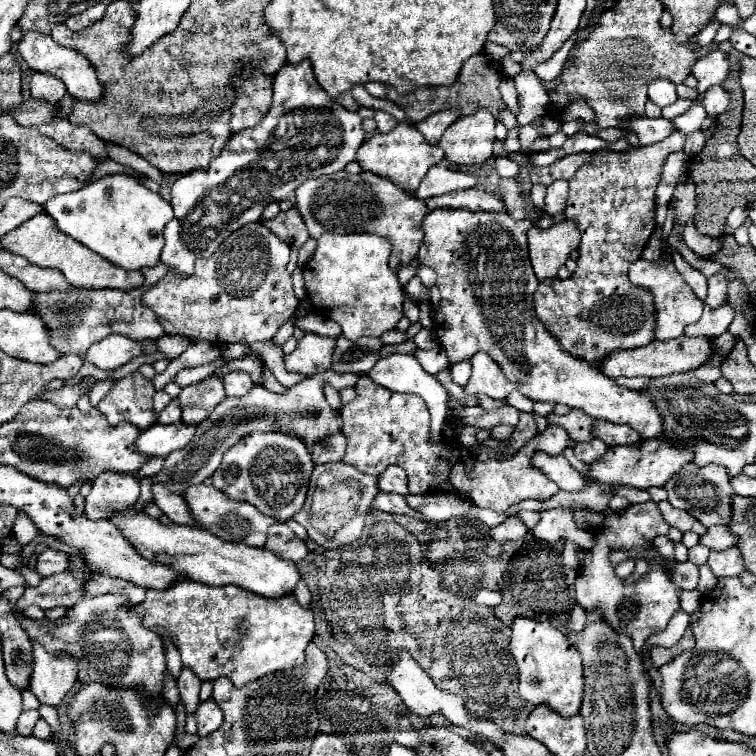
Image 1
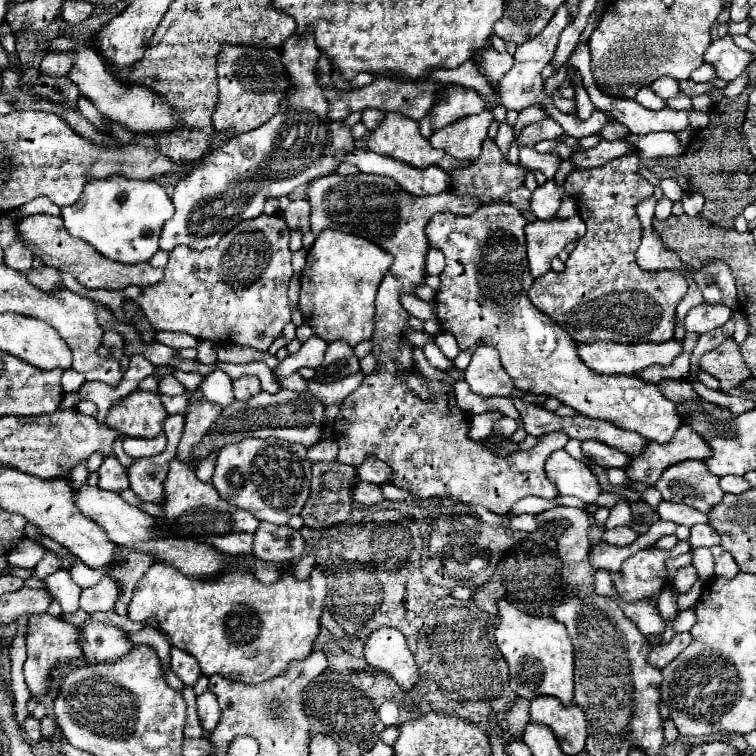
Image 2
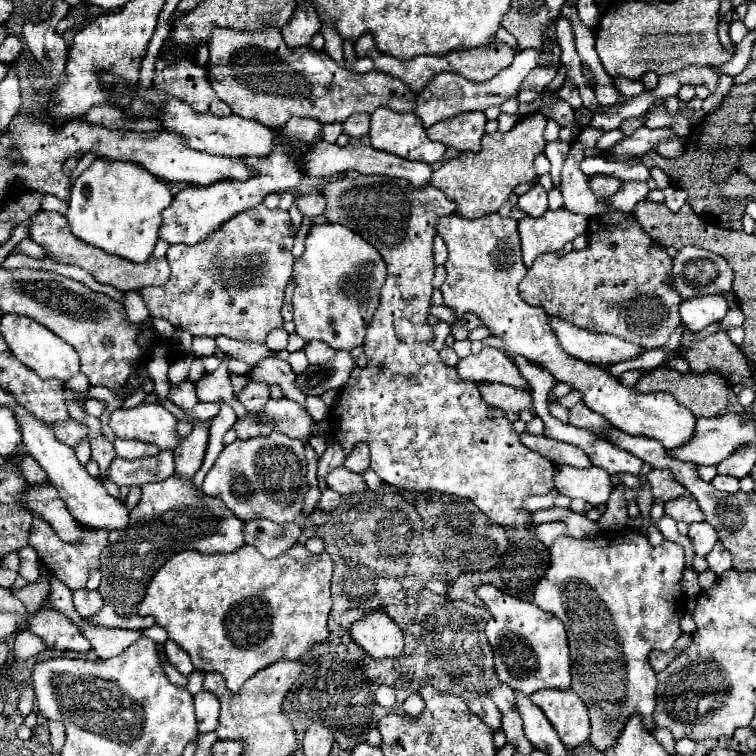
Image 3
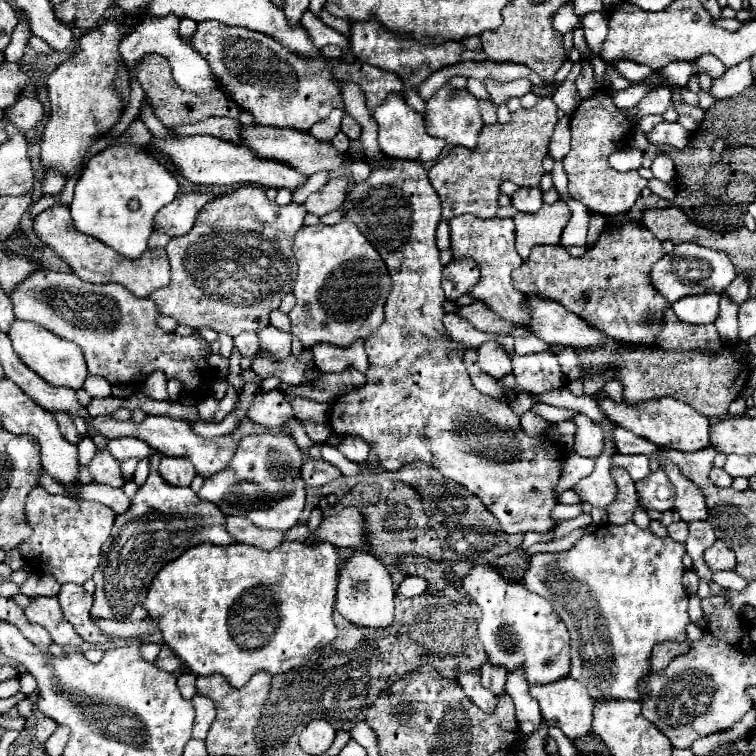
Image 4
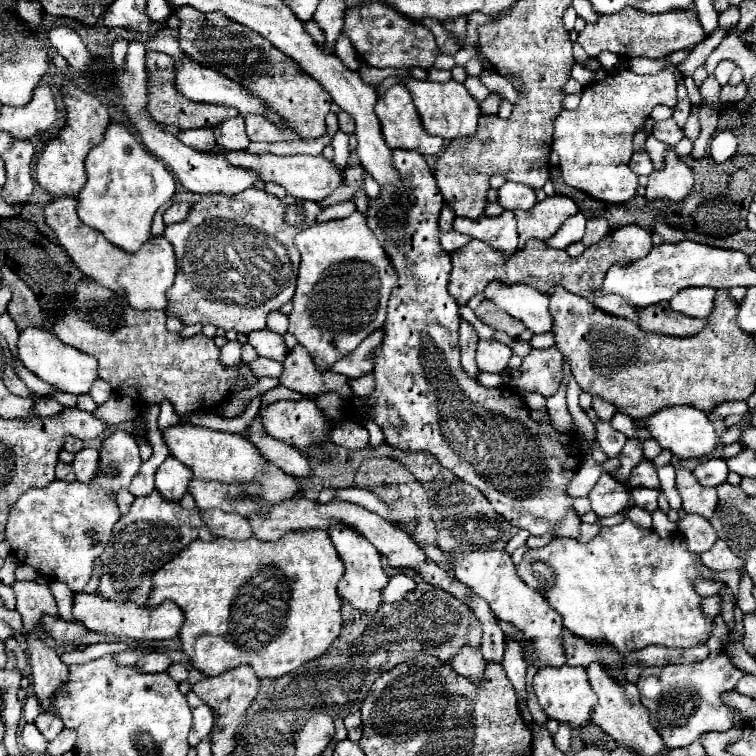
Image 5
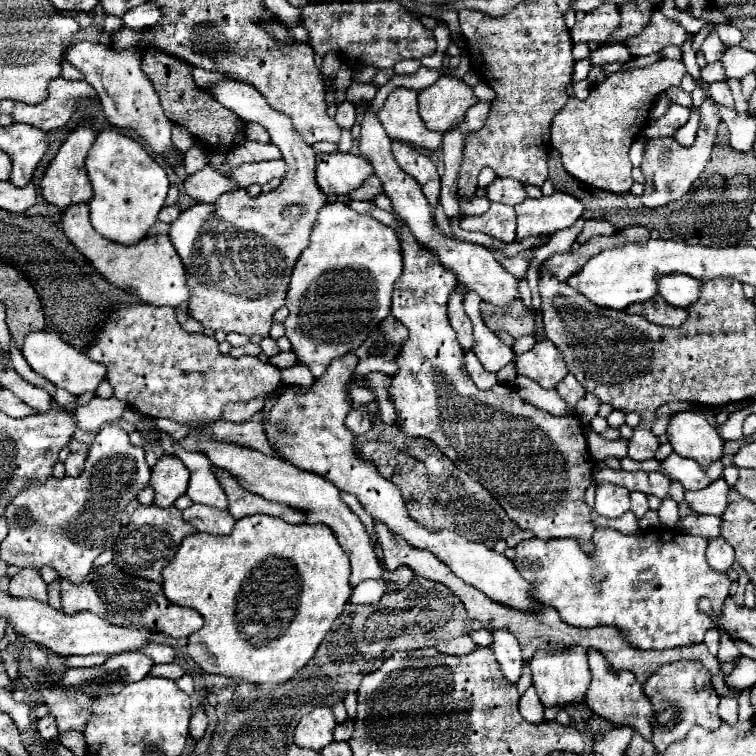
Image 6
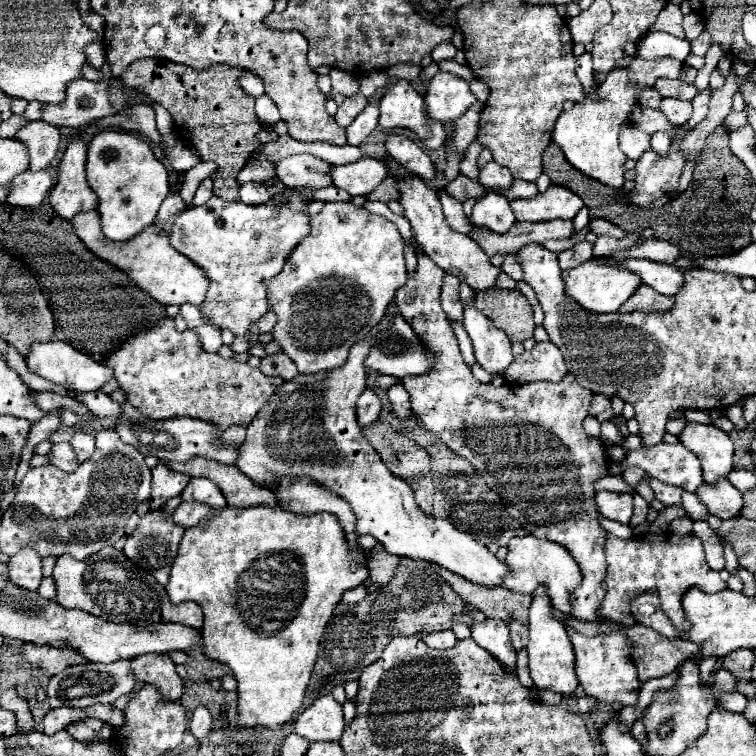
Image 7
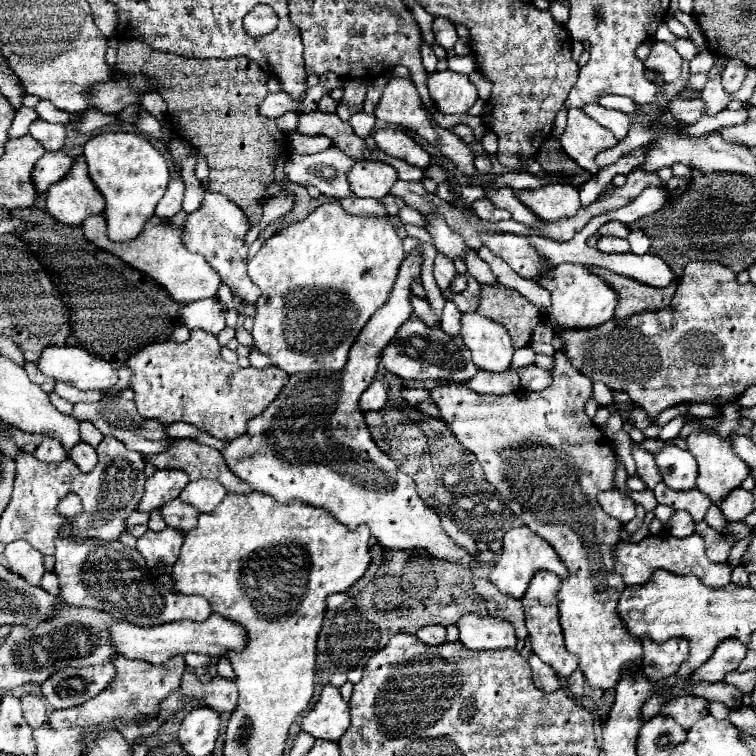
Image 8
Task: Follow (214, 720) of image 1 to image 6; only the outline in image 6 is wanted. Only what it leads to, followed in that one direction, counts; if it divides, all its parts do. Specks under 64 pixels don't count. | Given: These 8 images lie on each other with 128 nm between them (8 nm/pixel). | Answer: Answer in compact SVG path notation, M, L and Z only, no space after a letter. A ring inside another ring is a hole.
M196 710L192 714L192 718L190 718L190 734L196 740L200 740L204 736L204 732L206 732L206 726L208 726L208 718L206 718L204 710Z

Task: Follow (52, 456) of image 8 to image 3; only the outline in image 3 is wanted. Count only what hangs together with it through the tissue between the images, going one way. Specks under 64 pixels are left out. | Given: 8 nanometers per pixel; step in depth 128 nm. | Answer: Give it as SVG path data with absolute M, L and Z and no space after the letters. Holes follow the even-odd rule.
M168 450L140 460L114 458L108 468L108 478L118 486L142 486L146 482L162 482L170 474L174 474L174 460L172 452Z

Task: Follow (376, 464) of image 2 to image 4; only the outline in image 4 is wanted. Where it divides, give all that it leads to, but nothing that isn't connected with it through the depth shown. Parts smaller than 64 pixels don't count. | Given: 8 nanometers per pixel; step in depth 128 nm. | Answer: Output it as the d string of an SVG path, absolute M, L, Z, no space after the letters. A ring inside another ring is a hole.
M348 434L348 436L340 436L340 442L338 442L336 450L340 450L352 462L364 462L368 458L370 446L360 436Z

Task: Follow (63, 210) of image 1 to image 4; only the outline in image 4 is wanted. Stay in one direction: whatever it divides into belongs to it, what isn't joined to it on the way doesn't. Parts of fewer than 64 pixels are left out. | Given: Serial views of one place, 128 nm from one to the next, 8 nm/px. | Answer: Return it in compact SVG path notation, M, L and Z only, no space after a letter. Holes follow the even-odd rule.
M118 142L108 146L106 150L94 154L84 170L82 176L74 188L74 200L70 204L74 226L88 236L98 238L106 246L114 248L118 254L126 258L138 258L148 248L148 236L154 230L154 214L170 204L178 194L178 180L174 172L170 172L166 166L162 166L144 146L134 142Z

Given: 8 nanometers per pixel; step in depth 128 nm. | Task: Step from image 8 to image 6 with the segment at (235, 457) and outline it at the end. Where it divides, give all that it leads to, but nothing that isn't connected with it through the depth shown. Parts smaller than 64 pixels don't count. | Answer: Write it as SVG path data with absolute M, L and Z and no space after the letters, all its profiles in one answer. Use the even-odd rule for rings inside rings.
M348 352L346 356L334 360L322 378L318 378L308 390L302 386L284 386L280 394L274 398L274 406L270 408L264 420L264 432L272 446L272 450L286 462L294 464L300 470L314 472L326 480L330 480L342 492L350 492L358 498L362 508L378 522L386 524L394 536L400 536L408 544L420 550L428 550L438 556L460 580L482 590L488 598L506 604L516 610L540 608L536 600L528 594L530 584L518 574L512 560L494 550L486 548L482 542L470 542L464 536L452 530L428 530L408 516L406 502L390 480L380 476L374 462L360 458L354 446L354 434L344 426L348 412L352 410L352 400L348 388L356 382L354 370L358 366L358 356Z

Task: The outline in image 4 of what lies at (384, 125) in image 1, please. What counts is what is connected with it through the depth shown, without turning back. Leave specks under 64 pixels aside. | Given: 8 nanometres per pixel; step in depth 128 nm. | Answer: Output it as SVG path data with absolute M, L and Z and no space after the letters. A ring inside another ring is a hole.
M344 114L344 118L342 118L342 128L340 128L350 140L358 140L358 136L360 136L360 126L356 124L356 120L352 120L352 116L348 116L348 114Z

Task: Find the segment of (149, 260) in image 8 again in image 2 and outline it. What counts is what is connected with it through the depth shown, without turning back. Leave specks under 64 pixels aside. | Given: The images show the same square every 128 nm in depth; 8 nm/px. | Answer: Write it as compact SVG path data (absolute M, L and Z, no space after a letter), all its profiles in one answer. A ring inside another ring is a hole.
M50 214L26 216L18 224L18 232L22 234L22 238L28 244L28 248L32 250L32 254L40 256L52 268L70 272L88 290L98 290L98 288L124 290L126 286L132 286L132 284L150 286L150 284L158 284L164 278L164 270L162 268L152 268L150 262L120 264L120 262L114 262L114 260L106 258L104 254L96 252L88 242L70 236L68 230L64 228L60 216L50 216Z

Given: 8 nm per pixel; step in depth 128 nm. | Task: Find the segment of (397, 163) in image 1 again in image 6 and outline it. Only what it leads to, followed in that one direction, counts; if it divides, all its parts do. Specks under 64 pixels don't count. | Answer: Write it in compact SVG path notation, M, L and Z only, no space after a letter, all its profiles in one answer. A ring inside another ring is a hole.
M412 88L392 90L378 112L378 120L392 140L416 144L426 150L436 150L442 144L442 132L430 130L420 118L418 92Z

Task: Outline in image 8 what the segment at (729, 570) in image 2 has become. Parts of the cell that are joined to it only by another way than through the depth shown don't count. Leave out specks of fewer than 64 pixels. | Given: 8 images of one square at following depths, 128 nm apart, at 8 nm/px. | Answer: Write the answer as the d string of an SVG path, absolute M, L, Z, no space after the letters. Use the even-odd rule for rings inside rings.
M698 522L696 532L706 540L706 554L708 554L710 560L714 560L714 562L726 562L728 560L730 550L736 544L734 540L730 540L730 536L716 532L706 522Z

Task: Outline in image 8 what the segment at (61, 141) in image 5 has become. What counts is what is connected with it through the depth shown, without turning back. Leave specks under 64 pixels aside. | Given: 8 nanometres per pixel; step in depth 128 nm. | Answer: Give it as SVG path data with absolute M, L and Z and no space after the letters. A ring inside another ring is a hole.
M76 158L64 180L46 192L46 210L60 224L80 226L88 216L104 212L104 196L92 184L84 158Z

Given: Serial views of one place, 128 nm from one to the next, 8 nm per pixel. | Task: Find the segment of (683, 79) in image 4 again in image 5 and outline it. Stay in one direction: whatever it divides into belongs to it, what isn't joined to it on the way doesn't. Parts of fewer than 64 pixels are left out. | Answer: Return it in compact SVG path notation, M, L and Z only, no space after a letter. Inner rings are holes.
M718 27L711 34L712 36L708 36L704 42L700 42L700 44L690 52L690 56L688 56L688 58L678 66L680 74L682 74L682 76L692 76L692 72L694 72L700 64L706 62L708 54L710 54L718 44L720 44L720 40L722 40L730 30L731 29Z

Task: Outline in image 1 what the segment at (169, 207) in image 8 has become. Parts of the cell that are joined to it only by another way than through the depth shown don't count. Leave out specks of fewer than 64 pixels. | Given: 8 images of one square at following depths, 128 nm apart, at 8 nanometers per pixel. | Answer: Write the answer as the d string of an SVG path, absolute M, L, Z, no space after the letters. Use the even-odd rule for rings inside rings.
M306 58L300 64L286 62L284 68L280 68L276 74L272 108L268 116L256 128L236 132L226 142L224 150L210 160L210 168L198 168L194 172L188 172L172 184L170 194L174 218L164 228L166 244L160 260L172 266L178 274L192 274L196 258L210 258L216 252L216 248L224 242L224 238L228 238L234 230L242 228L244 224L258 222L266 204L288 200L290 192L294 192L302 184L302 180L306 180L306 176L318 178L322 174L334 174L342 170L348 162L356 160L356 152L362 142L364 130L360 116L356 112L344 110L320 88L320 84L314 78L310 60ZM198 206L202 206L202 216L198 220L192 220L190 216Z

